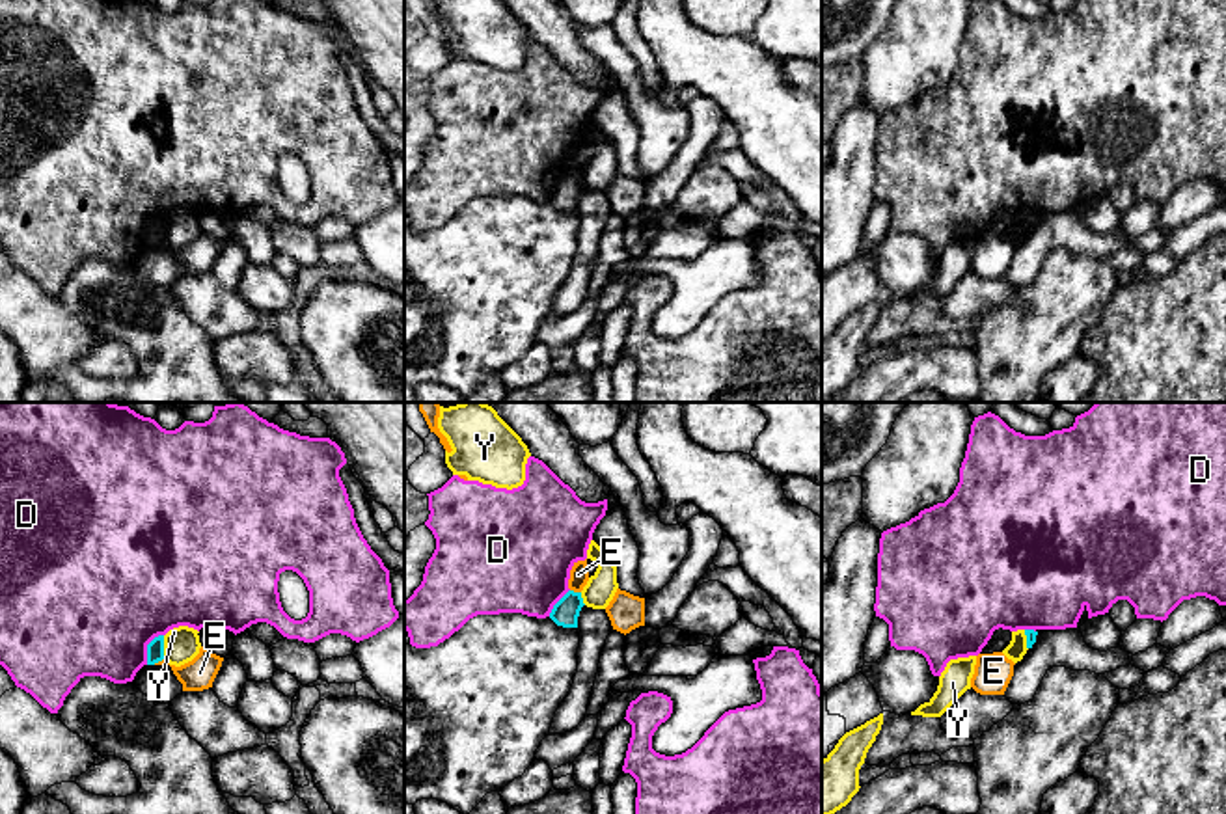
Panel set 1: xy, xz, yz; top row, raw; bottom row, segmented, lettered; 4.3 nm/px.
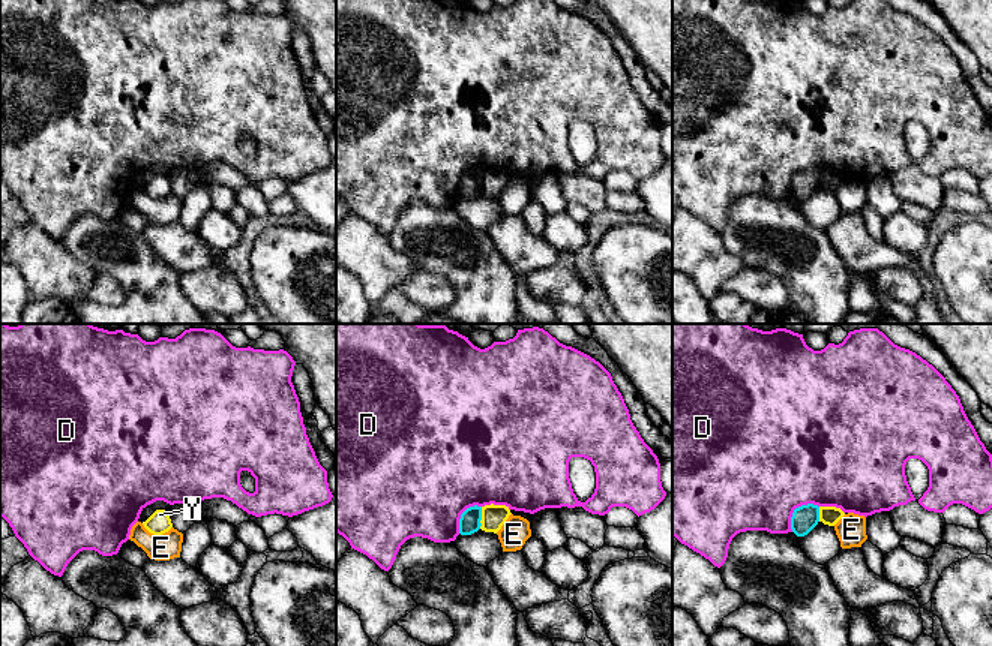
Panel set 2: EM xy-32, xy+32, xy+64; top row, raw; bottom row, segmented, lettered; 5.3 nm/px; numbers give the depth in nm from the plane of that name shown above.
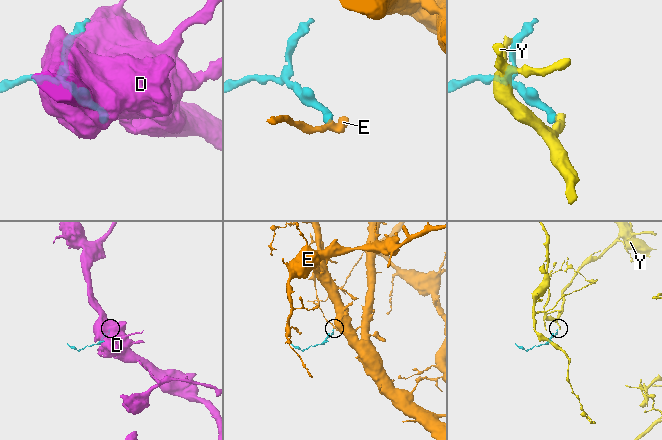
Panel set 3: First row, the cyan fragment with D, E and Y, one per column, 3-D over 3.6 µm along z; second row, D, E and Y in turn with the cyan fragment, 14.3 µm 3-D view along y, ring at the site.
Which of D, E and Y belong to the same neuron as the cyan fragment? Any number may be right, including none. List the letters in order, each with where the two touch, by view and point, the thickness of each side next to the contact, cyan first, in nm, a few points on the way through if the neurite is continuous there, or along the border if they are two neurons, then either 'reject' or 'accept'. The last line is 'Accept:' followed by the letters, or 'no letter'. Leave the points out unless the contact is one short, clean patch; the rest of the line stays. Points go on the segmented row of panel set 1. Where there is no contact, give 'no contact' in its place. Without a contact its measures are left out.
D: contact xy (148, 647); calibres 80 and 480 nm; reject
E: contact xz (576, 593); calibres 120 and 80 nm; border xz (571, 589), (580, 593); reject
Y: contact xy (163, 647); calibres 80 and 160 nm; border xy (163, 636), (164, 658); reject
Accept: no letter

